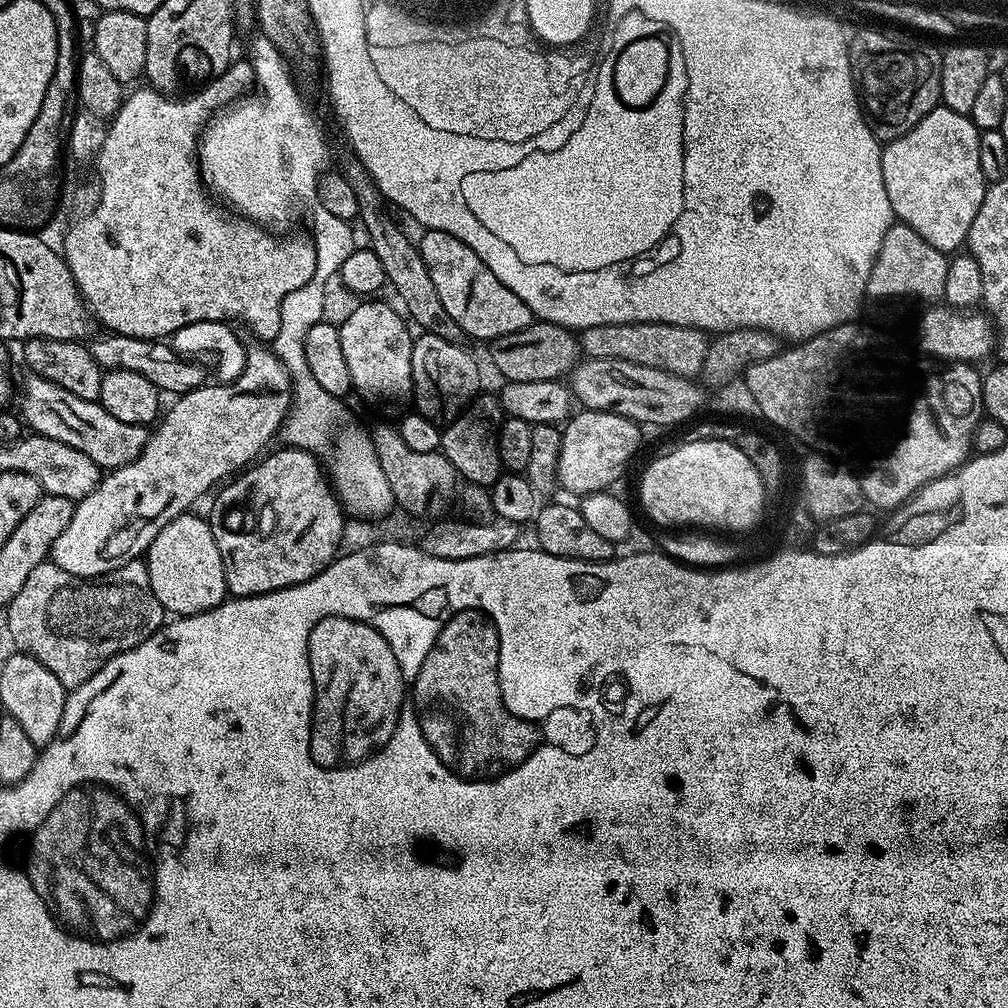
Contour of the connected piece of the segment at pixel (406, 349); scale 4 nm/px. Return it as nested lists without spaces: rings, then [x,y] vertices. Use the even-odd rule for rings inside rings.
[[[368,298],[357,303],[350,318],[339,326],[342,351],[346,367],[350,370],[353,389],[357,393],[360,391],[362,399],[396,404],[399,400],[412,396],[414,336],[413,333],[408,333],[409,325],[399,311],[396,313],[390,305],[376,299],[380,298]]]

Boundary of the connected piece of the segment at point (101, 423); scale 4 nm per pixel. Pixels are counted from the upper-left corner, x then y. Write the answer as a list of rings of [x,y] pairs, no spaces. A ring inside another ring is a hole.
[[[28,374],[28,377],[21,382],[20,408],[18,407],[18,412],[22,417],[23,423],[27,427],[29,424],[32,427],[29,429],[35,435],[54,438],[58,442],[66,442],[66,446],[74,446],[74,450],[82,450],[82,454],[86,454],[86,458],[90,458],[90,462],[94,462],[102,470],[126,466],[130,461],[137,460],[141,450],[144,449],[146,439],[145,425],[118,422],[118,418],[114,418],[114,414],[106,411],[99,402],[78,398],[78,394],[70,394],[70,390],[62,390],[62,386],[50,382],[42,376]]]

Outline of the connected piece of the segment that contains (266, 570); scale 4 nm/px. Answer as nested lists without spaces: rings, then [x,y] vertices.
[[[291,446],[281,449],[281,452],[269,451],[259,462],[229,479],[211,497],[212,509],[206,512],[214,542],[218,542],[218,550],[222,554],[228,591],[236,598],[261,596],[306,582],[328,567],[338,556],[346,513],[325,469],[306,450]]]

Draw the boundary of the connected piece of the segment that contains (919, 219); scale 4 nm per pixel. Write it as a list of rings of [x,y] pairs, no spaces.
[[[937,106],[902,138],[887,141],[880,153],[882,182],[886,182],[893,217],[918,230],[930,246],[945,254],[965,247],[978,206],[982,206],[986,181],[978,163],[980,133],[968,116]]]

